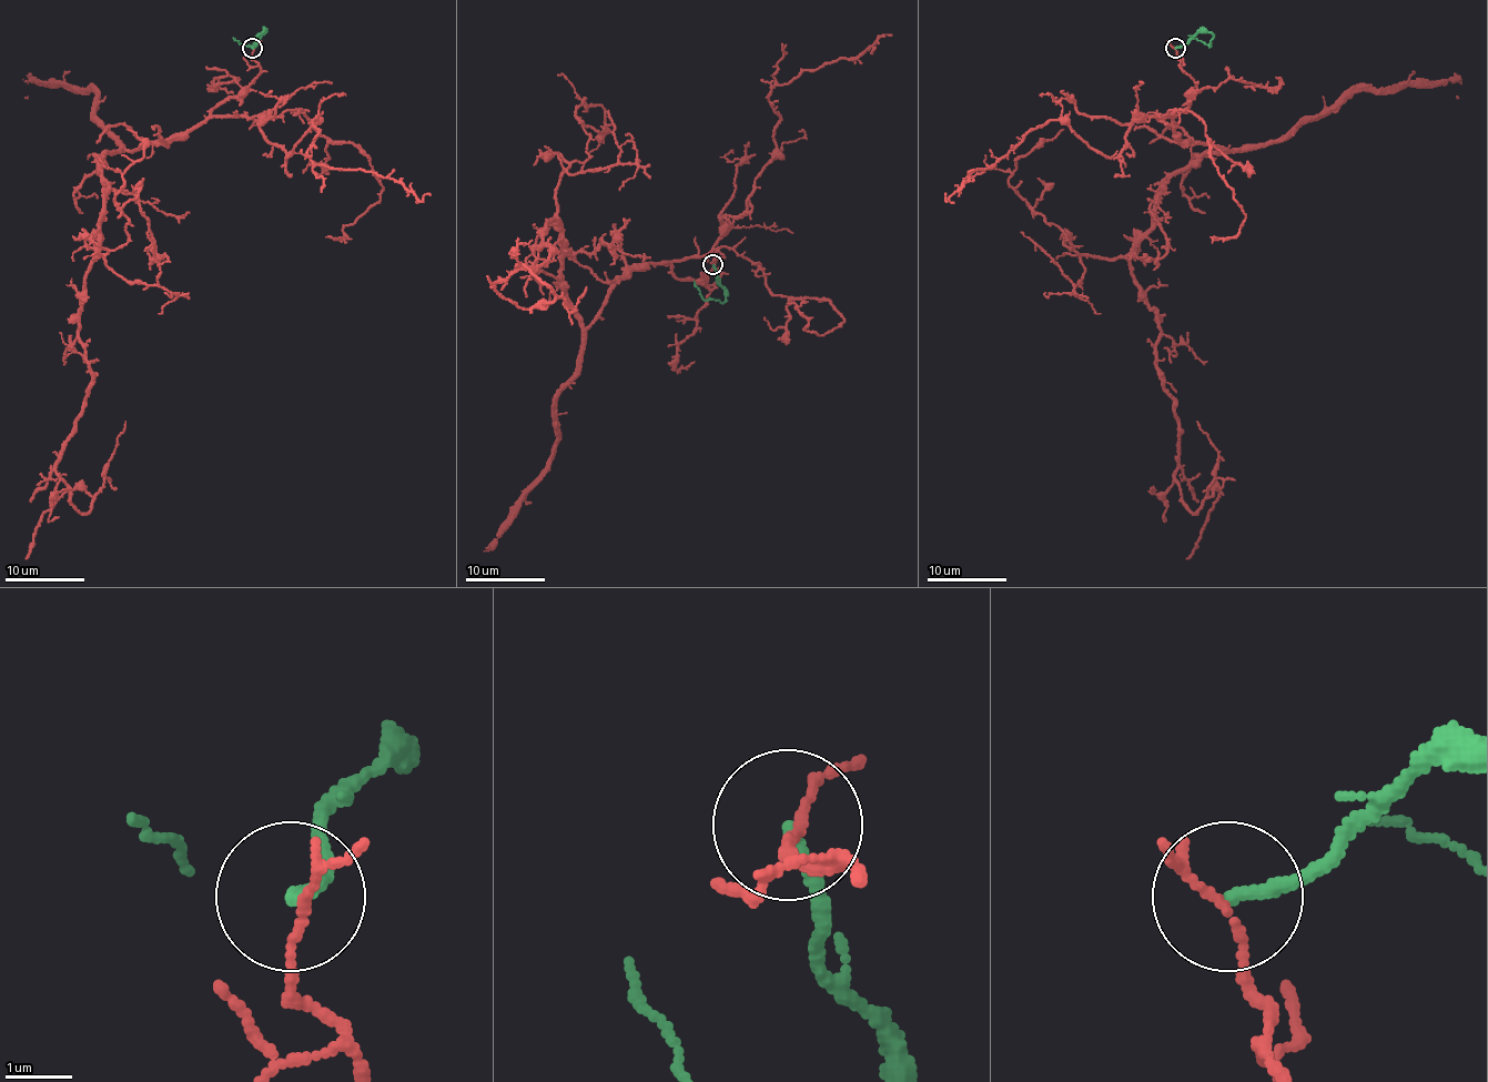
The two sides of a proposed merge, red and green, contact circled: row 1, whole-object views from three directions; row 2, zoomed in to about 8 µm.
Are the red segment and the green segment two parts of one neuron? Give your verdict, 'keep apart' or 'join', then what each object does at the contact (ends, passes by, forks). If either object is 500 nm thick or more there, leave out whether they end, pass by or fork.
keep apart; red passes by; green ends there

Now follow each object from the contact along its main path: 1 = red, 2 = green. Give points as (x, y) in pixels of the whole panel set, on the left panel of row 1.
1: (253, 47), (208, 119), (100, 169), (92, 385), (56, 465), (94, 497), (58, 499), (26, 559)
2: (251, 47), (263, 31), (255, 43), (243, 44), (233, 37)

